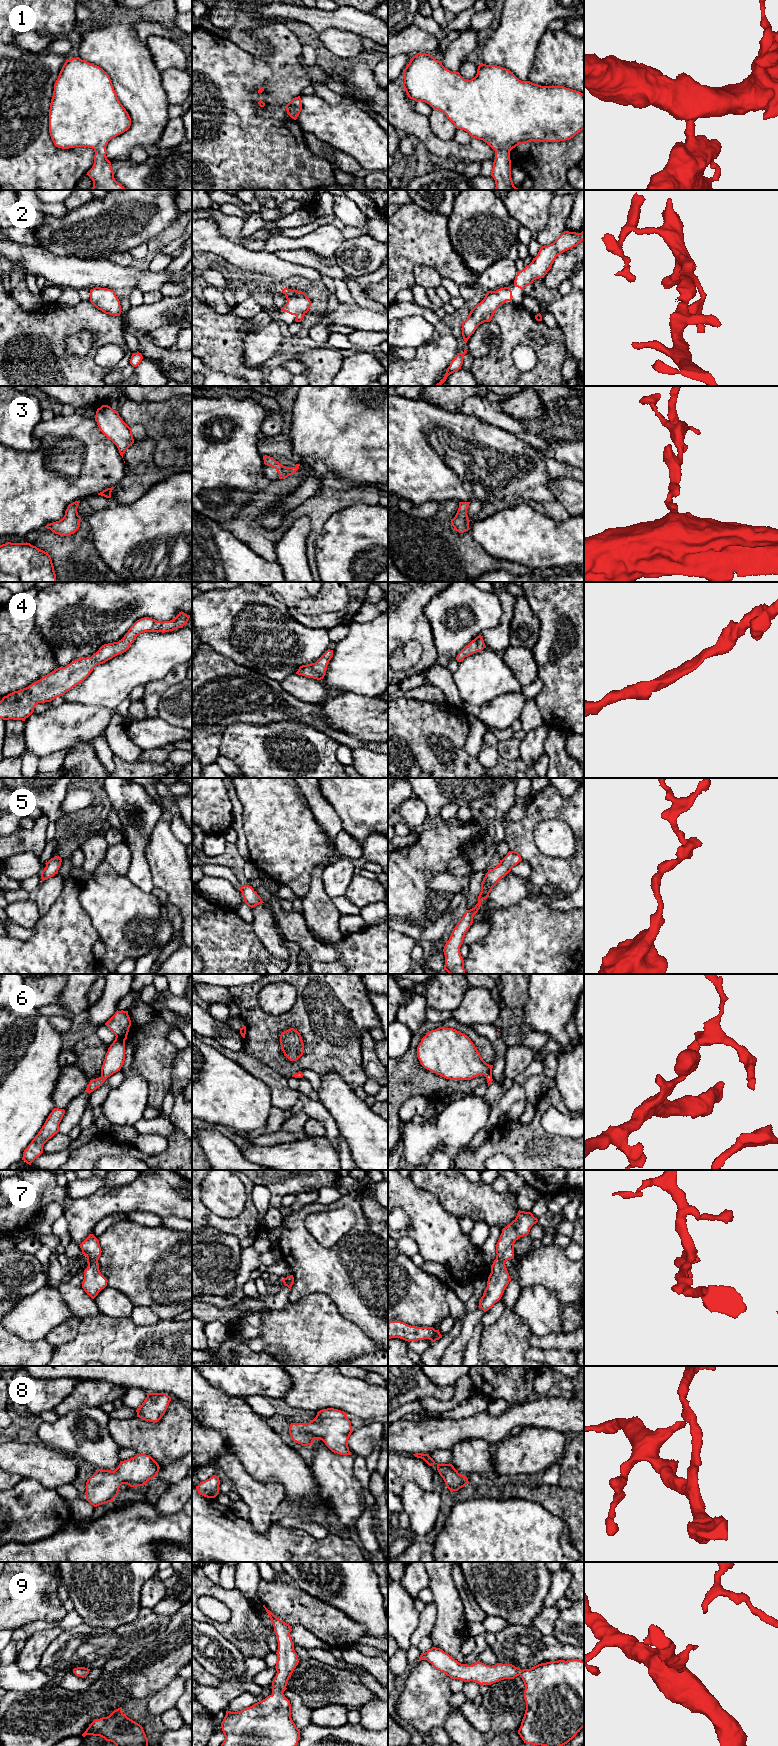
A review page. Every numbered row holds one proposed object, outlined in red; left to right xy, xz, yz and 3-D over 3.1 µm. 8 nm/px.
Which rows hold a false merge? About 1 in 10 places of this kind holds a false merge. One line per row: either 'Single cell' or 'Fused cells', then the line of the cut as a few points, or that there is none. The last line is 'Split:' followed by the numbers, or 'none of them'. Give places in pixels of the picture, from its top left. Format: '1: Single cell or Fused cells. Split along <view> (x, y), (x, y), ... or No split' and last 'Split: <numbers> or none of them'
1: Single cell. No split
2: Single cell. No split
3: Single cell. No split
4: Single cell. No split
5: Single cell. No split
6: Single cell. No split
7: Single cell. No split
8: Single cell. No split
9: Single cell. No split
Split: none of them

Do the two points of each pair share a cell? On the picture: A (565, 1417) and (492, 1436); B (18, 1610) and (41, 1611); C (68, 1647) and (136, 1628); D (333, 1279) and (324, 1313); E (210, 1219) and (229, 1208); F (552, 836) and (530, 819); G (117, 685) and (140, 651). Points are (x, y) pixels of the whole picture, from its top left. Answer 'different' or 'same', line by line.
A: same
B: same
C: same
D: different
E: different
F: different
G: same

